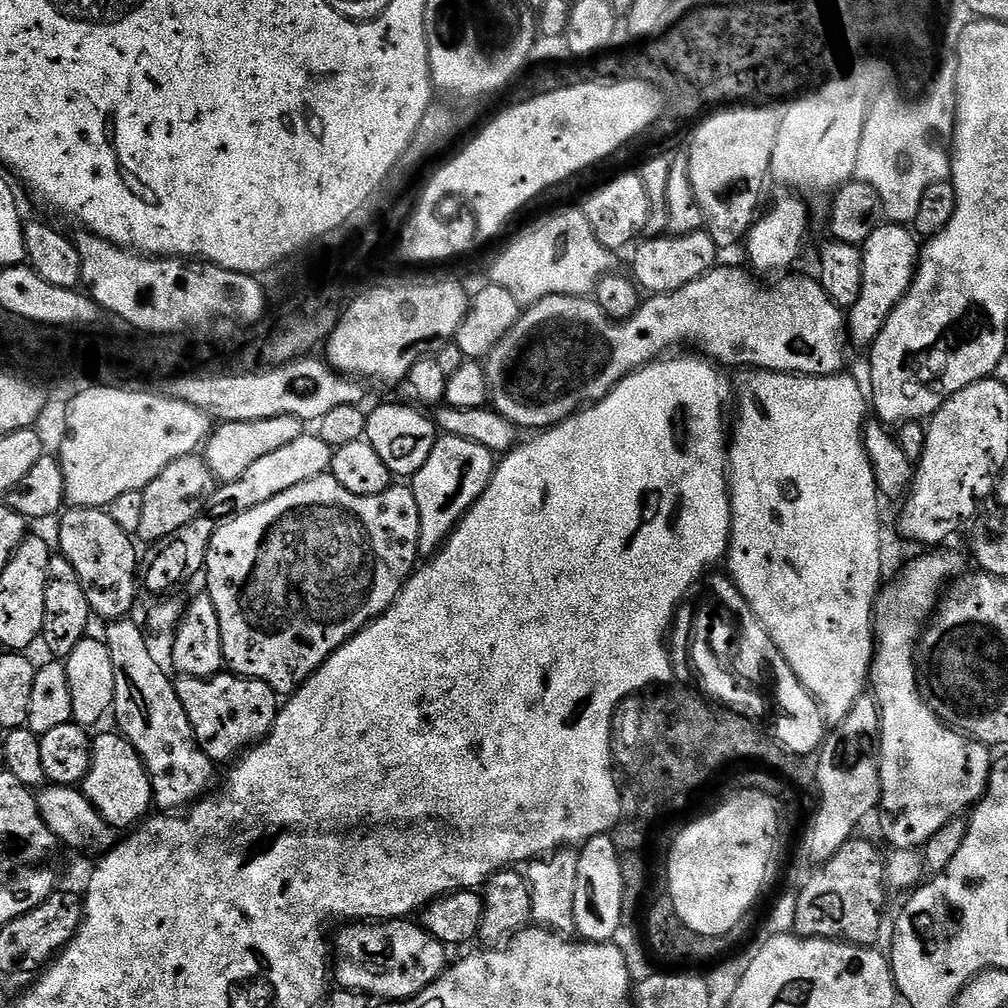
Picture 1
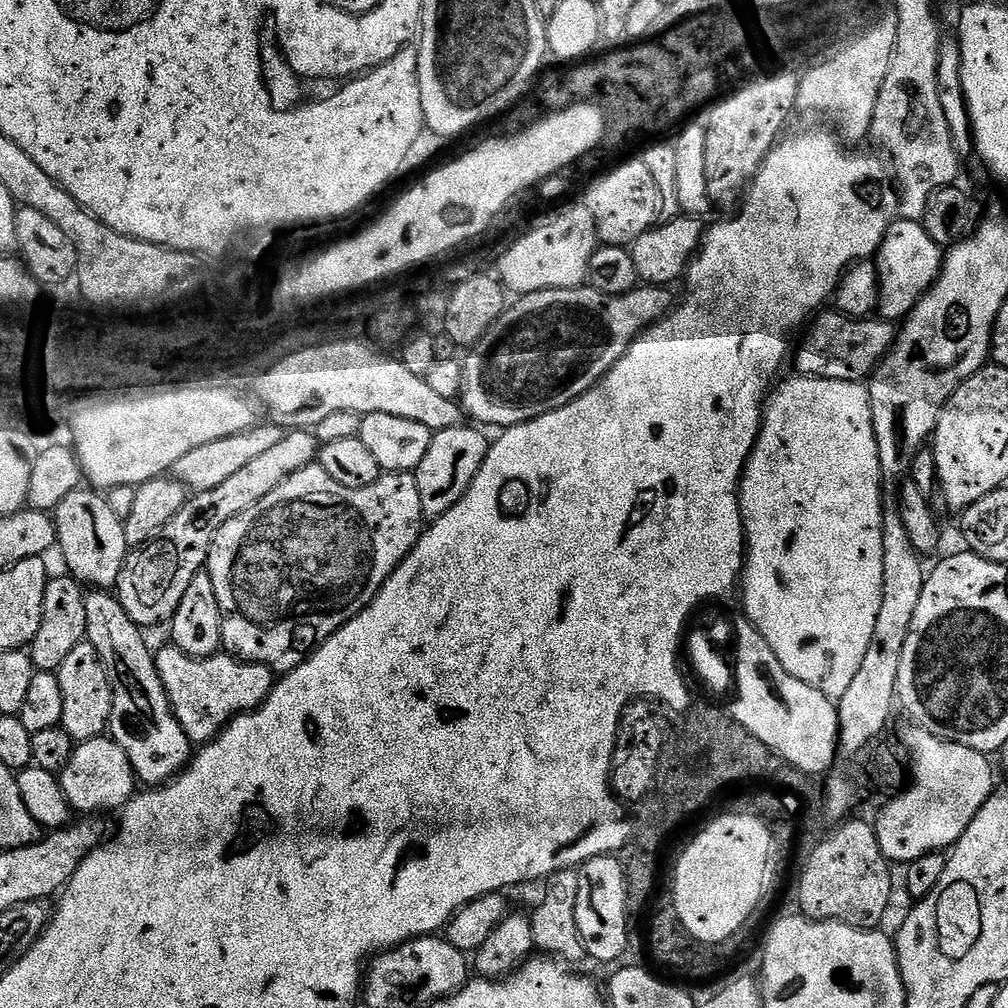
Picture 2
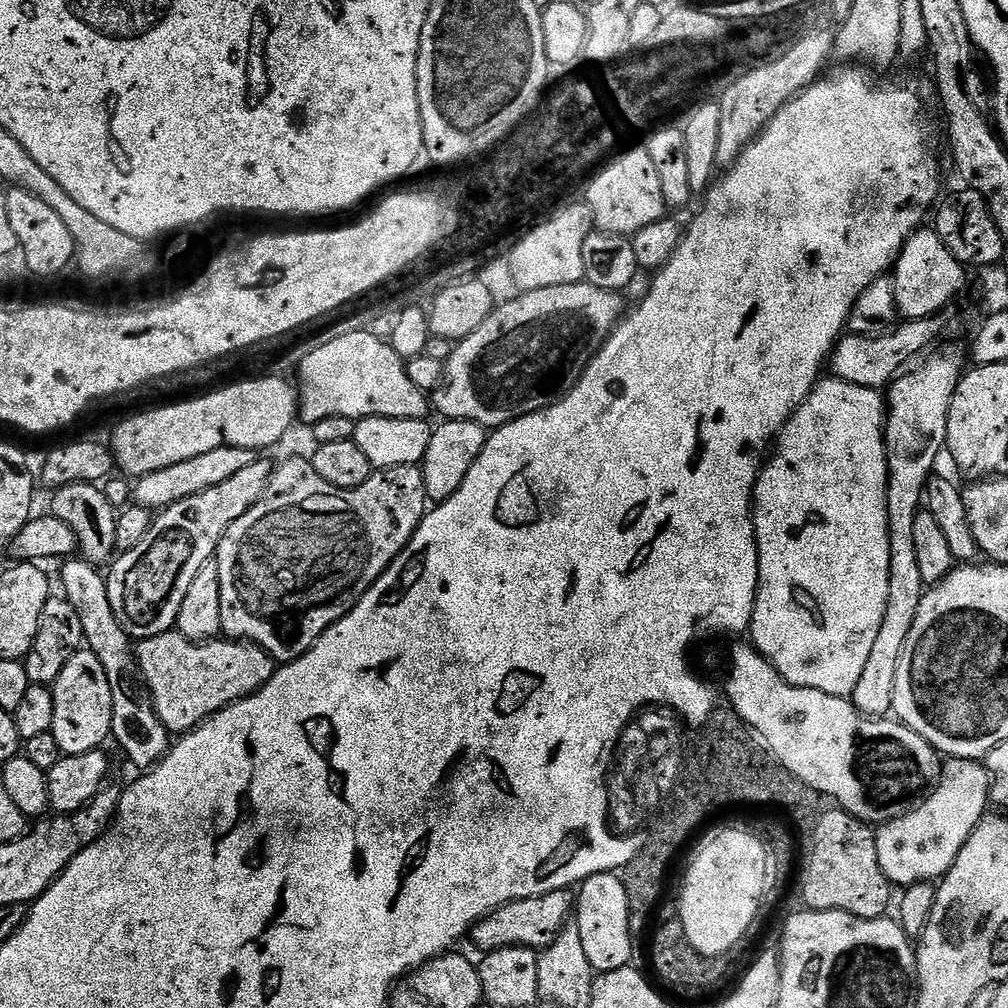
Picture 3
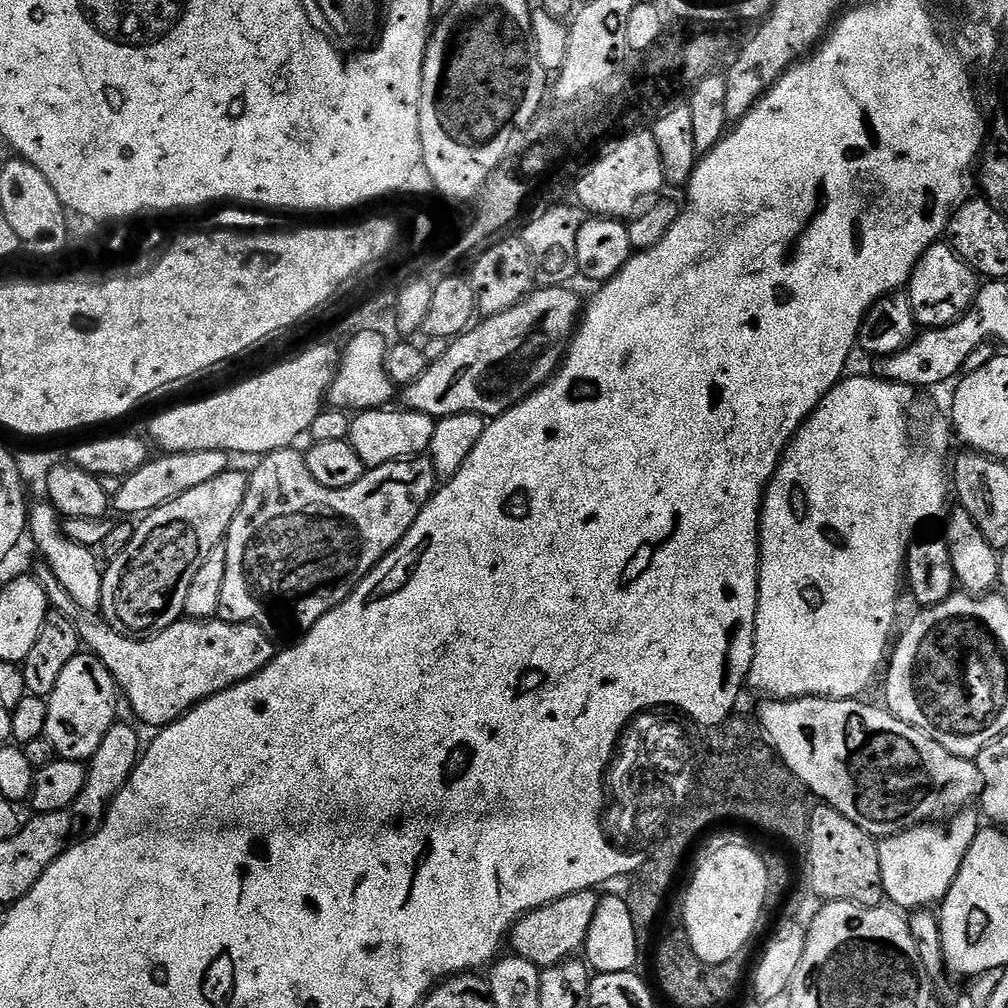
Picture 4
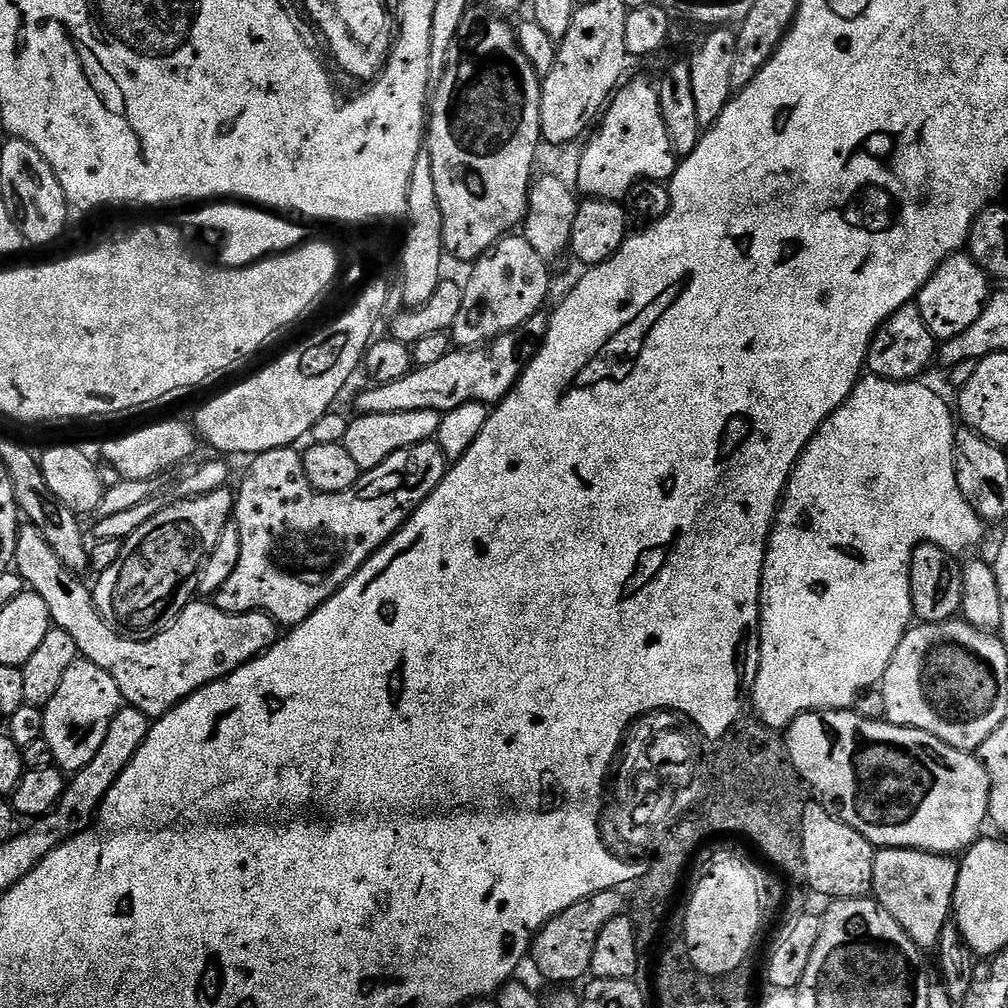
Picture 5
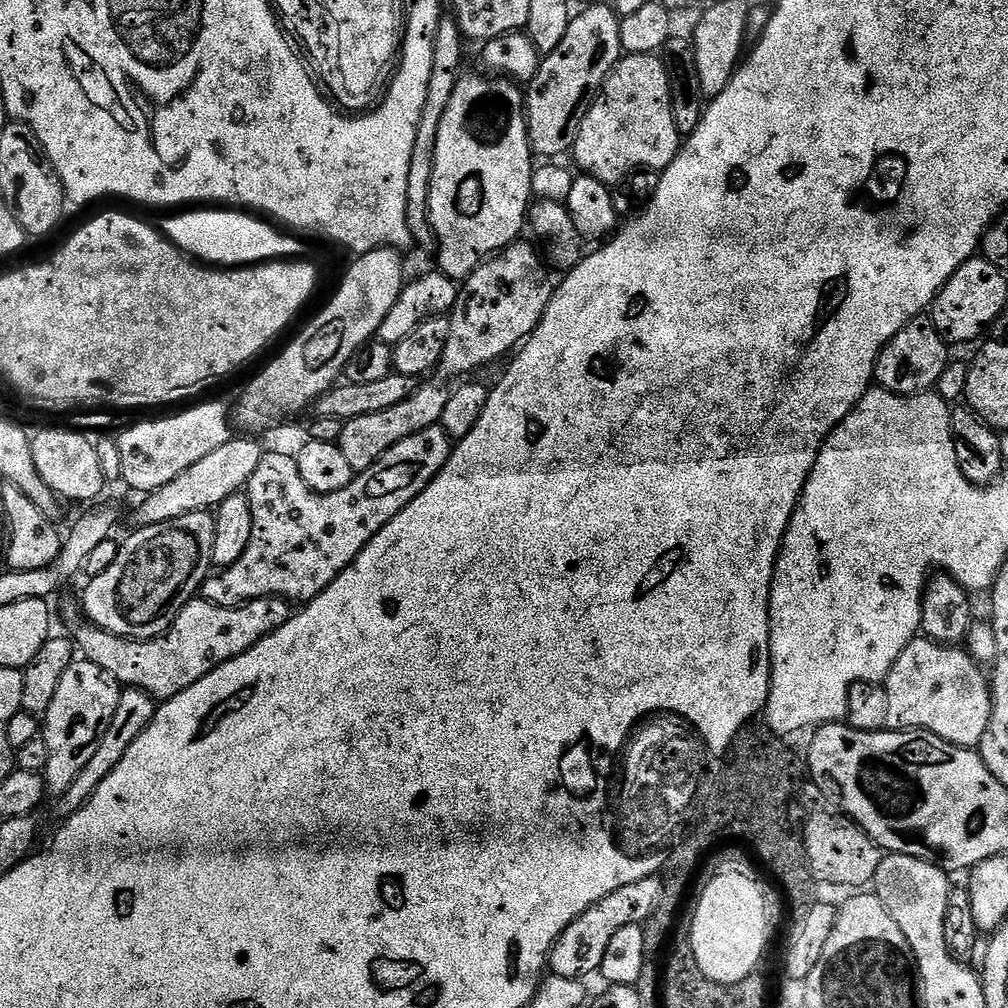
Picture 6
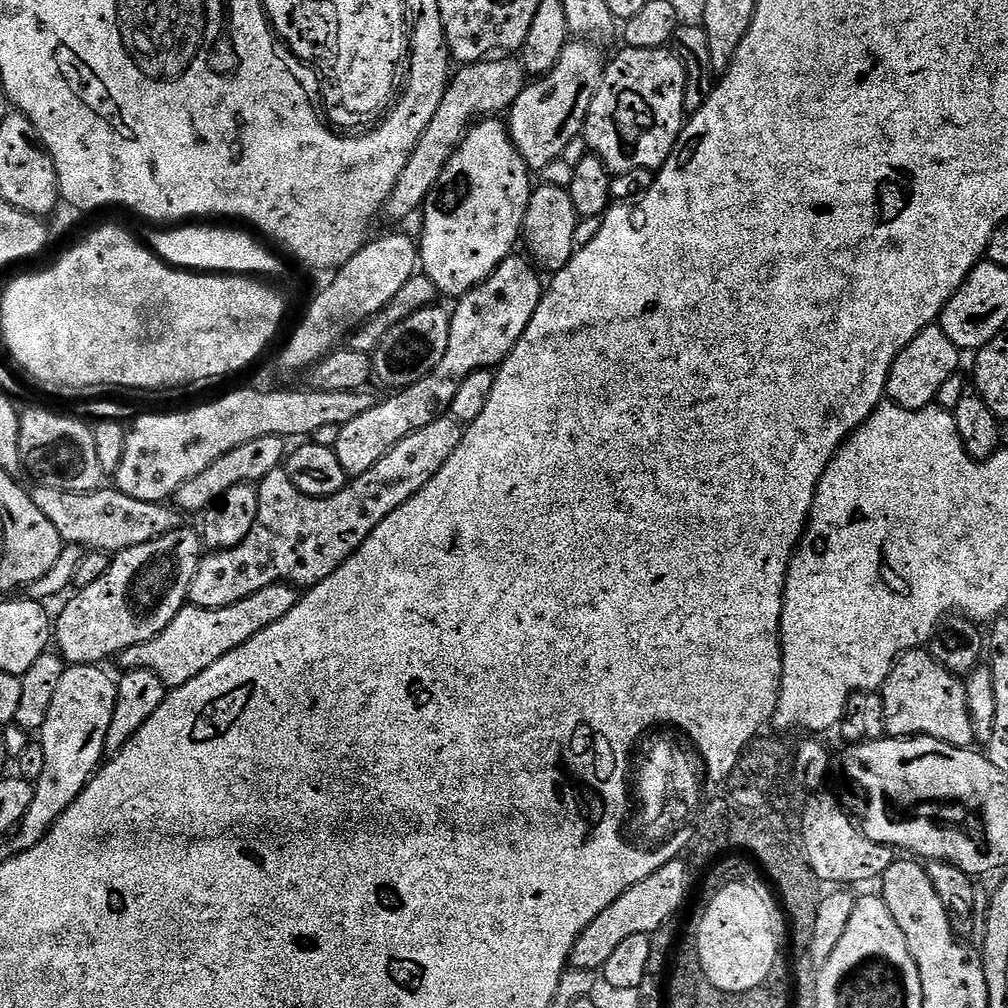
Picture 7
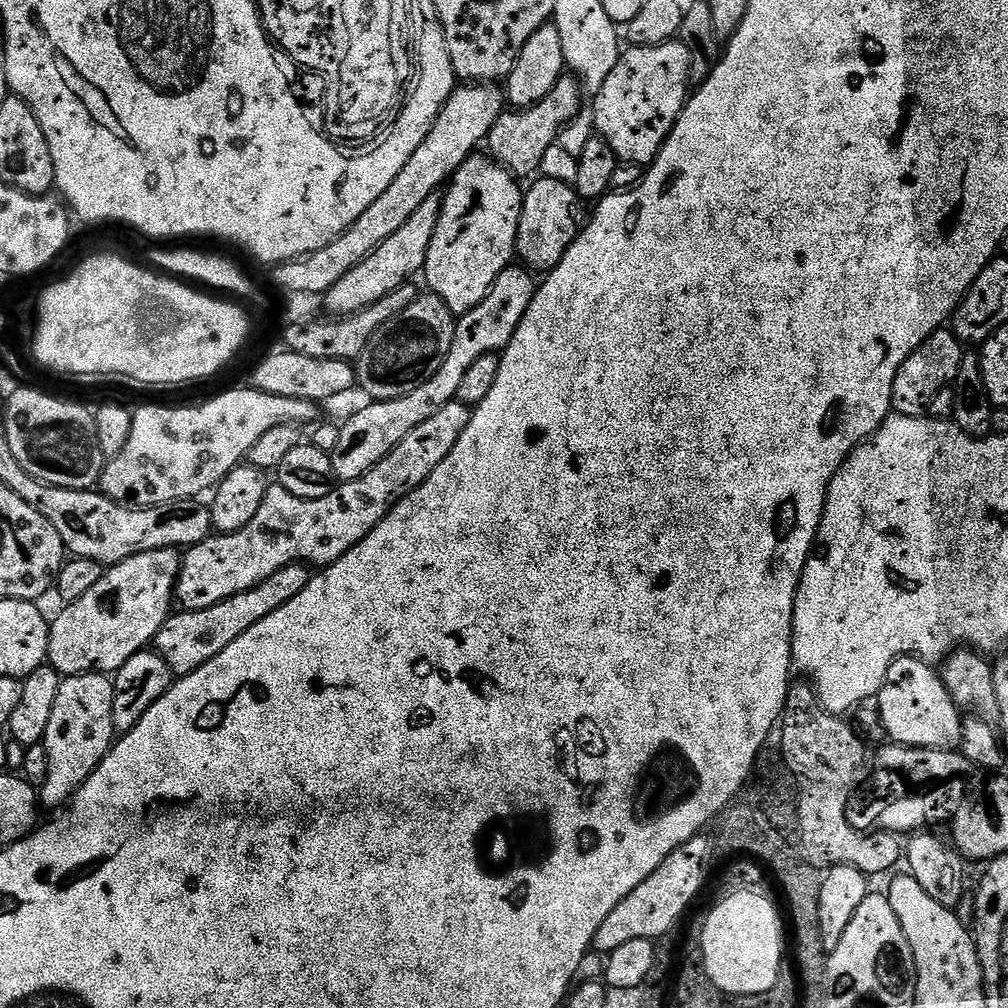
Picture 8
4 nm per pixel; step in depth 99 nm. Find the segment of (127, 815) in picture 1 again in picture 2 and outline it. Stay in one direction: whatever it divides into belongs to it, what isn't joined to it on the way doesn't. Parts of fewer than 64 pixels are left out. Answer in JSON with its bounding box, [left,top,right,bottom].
[58,734,138,814]

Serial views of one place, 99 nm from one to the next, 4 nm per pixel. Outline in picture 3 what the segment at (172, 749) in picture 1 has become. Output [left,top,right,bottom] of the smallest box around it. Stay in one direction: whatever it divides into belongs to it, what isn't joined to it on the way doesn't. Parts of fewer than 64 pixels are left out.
[59,558,174,770]

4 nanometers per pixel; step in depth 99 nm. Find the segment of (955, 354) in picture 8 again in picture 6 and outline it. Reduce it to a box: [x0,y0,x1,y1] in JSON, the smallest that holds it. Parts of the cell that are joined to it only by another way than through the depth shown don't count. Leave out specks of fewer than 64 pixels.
[875,314,950,396]

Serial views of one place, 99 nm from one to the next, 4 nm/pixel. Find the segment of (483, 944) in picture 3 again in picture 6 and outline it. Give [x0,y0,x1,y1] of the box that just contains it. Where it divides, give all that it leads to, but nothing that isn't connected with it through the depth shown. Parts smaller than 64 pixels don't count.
[548,875,664,981]

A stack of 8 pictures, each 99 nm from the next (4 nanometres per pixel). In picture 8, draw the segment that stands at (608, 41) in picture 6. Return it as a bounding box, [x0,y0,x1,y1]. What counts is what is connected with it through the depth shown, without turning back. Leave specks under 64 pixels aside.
[486,74,586,178]

